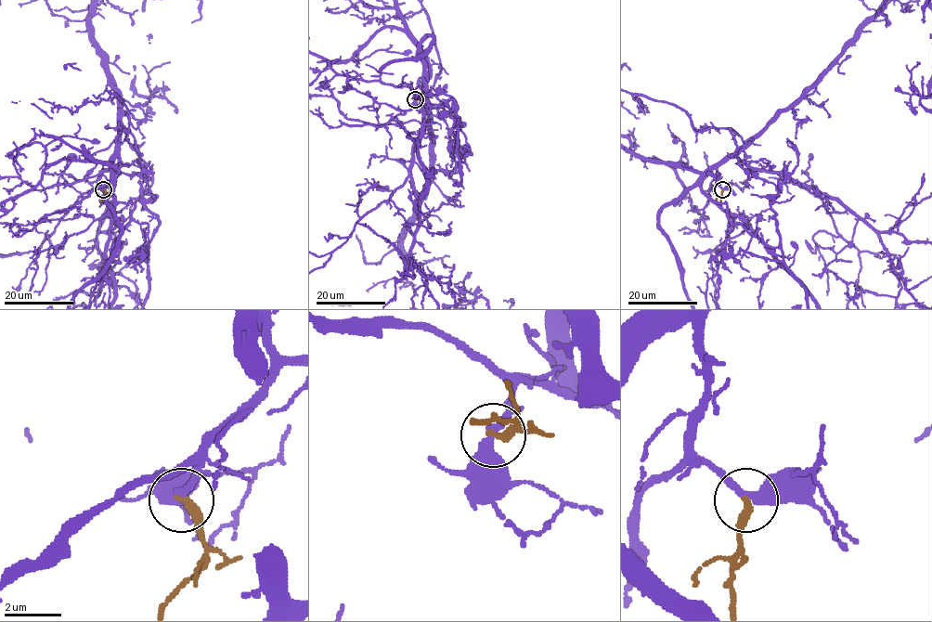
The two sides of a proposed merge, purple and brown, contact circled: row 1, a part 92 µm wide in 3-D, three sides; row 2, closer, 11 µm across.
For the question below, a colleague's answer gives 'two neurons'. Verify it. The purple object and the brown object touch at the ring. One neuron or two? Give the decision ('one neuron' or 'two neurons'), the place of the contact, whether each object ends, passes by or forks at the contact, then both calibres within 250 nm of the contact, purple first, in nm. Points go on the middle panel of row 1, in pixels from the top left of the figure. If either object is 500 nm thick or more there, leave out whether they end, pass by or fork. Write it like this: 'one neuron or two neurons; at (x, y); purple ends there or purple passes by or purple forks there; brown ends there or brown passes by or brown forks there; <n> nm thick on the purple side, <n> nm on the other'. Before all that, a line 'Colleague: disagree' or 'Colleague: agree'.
Colleague: agree
two neurons; at (415, 99); purple passes by; brown ends there; 400 nm thick on the purple side, 320 nm on the other

